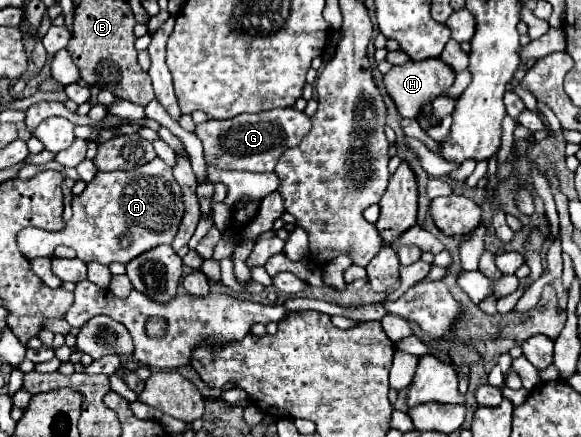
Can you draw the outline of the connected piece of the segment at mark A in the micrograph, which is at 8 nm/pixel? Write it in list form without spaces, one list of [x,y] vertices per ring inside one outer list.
[[[161,160],[135,168],[133,172],[99,172],[87,188],[73,196],[73,216],[61,232],[41,228],[25,228],[17,234],[19,250],[25,258],[51,256],[55,246],[71,246],[83,262],[111,262],[127,264],[149,248],[171,244],[183,220],[183,196],[179,184],[173,180],[173,170]]]

